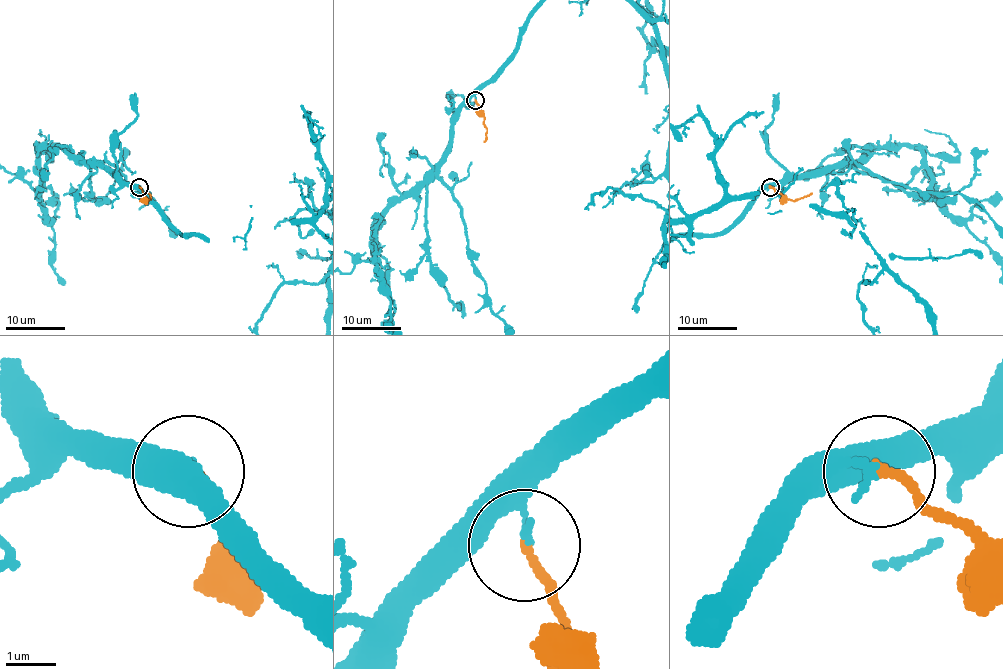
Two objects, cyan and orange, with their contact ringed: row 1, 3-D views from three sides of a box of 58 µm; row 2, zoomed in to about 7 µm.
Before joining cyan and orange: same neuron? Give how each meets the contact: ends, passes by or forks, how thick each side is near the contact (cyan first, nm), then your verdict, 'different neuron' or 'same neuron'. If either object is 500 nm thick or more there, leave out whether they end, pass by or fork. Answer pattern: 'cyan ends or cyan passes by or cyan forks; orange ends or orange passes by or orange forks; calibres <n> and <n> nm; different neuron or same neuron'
cyan ends; orange ends; calibres 240 and 200 nm; same neuron

